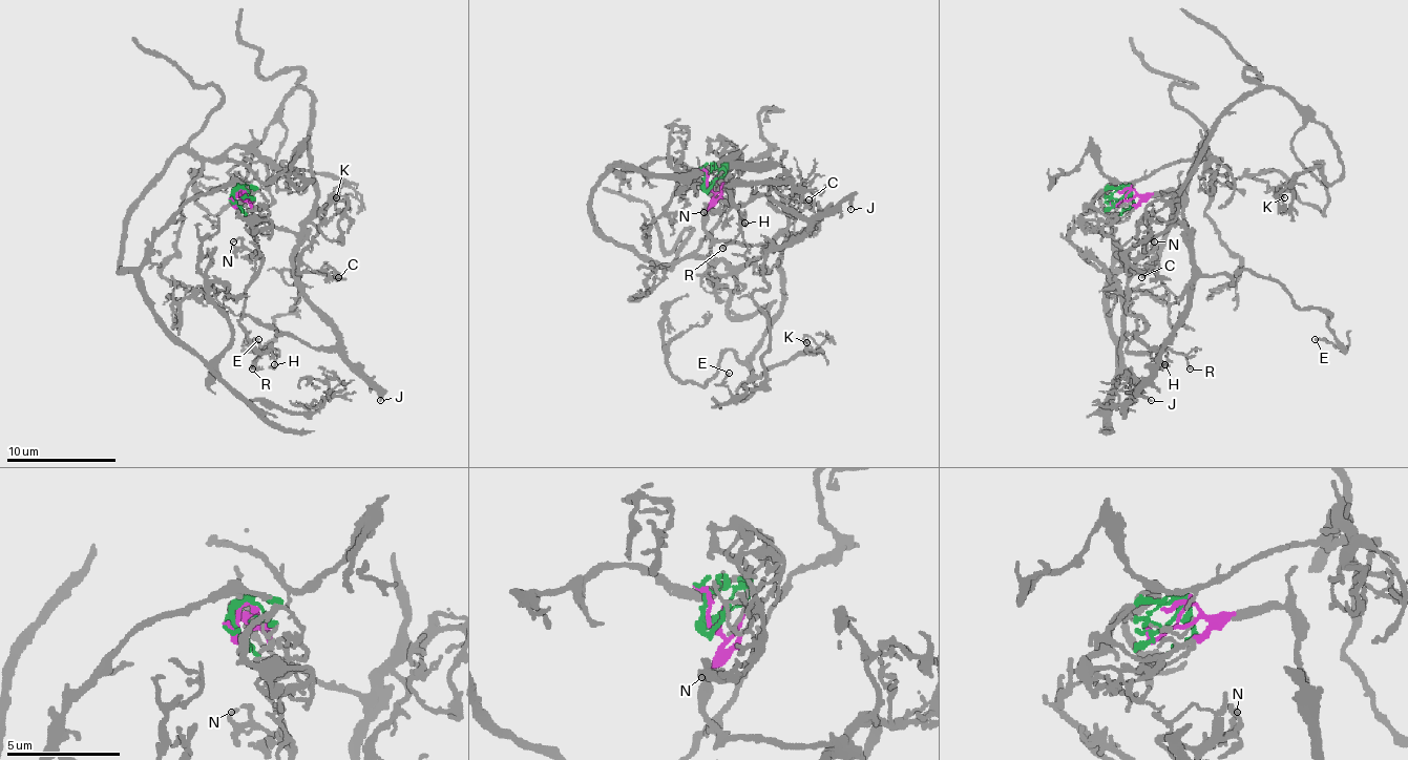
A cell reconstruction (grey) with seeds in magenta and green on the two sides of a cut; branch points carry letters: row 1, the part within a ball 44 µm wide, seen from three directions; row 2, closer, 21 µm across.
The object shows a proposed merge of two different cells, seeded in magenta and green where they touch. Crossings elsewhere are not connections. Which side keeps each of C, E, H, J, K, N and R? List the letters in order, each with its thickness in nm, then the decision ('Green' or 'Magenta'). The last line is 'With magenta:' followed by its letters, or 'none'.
C: Thickness 240 nm. Magenta
E: Thickness 140 nm. Magenta
H: Thickness 120 nm. Magenta
J: Thickness 180 nm. Magenta
K: Thickness 120 nm. Magenta
N: Thickness 190 nm. Magenta
R: Thickness 140 nm. Magenta
With magenta: C, E, H, J, K, N, R

